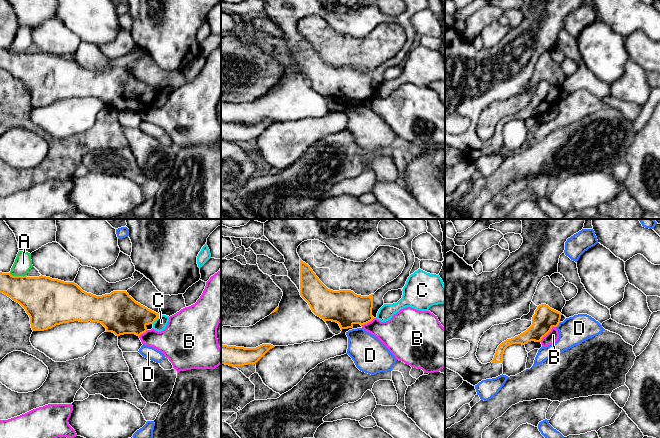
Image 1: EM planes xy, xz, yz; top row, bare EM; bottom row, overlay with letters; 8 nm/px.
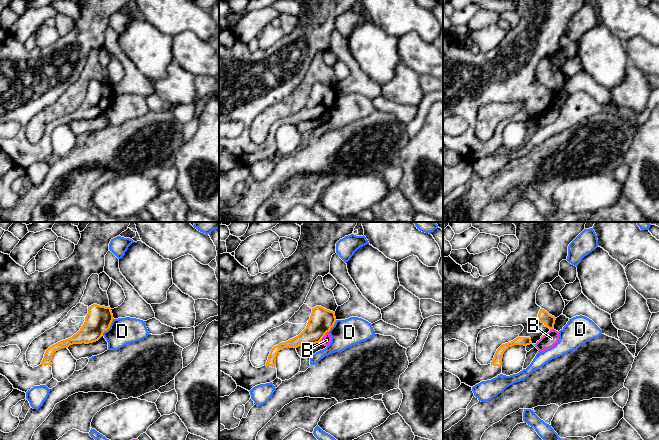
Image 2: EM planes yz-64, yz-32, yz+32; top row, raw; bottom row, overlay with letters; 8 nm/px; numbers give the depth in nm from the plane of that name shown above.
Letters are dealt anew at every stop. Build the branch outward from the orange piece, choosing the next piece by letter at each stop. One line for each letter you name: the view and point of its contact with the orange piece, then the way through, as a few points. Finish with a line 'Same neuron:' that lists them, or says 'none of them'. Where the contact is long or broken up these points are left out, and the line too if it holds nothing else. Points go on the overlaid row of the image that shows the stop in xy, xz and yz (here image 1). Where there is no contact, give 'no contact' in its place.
Same neuron: none of them

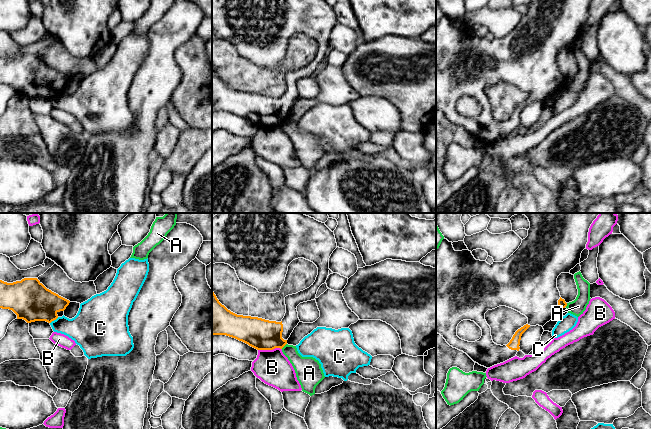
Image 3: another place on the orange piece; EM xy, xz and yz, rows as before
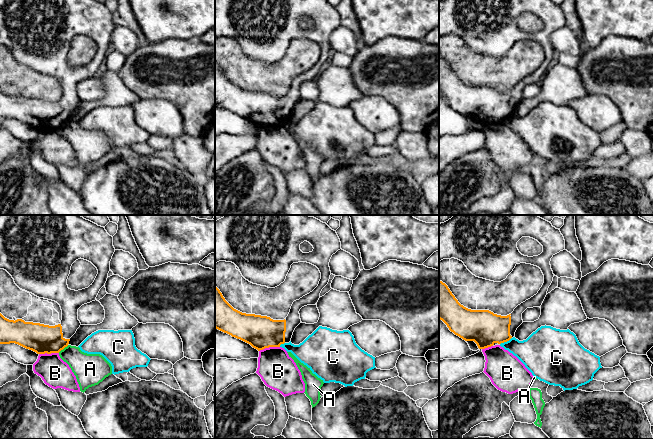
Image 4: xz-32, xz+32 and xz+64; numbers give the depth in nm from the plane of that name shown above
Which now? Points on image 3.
Same neuron: none of them

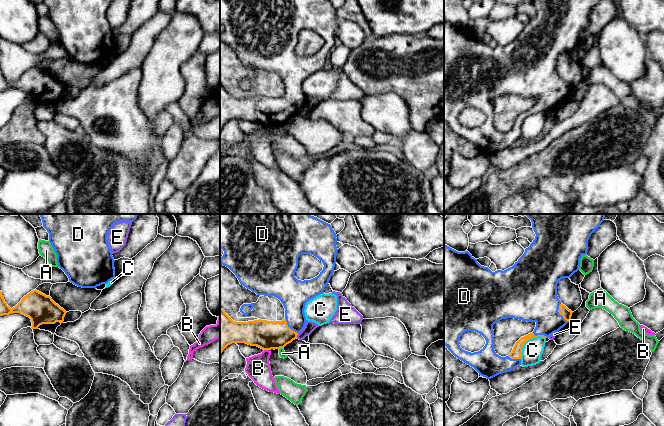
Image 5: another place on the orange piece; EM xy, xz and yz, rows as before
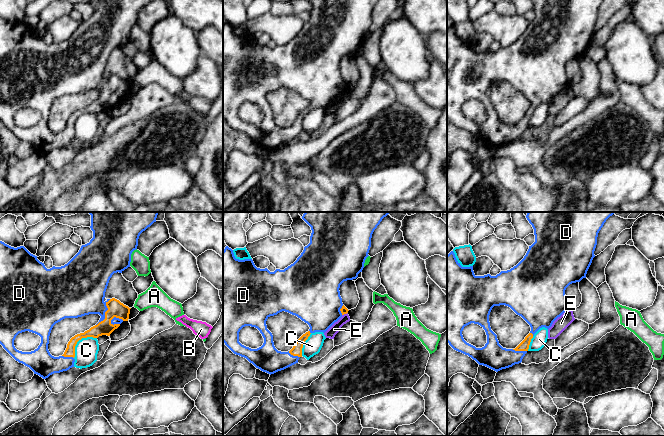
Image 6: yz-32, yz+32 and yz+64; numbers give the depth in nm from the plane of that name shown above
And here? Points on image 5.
D: meets orange in yz at (559, 313)
Same neuron: D

